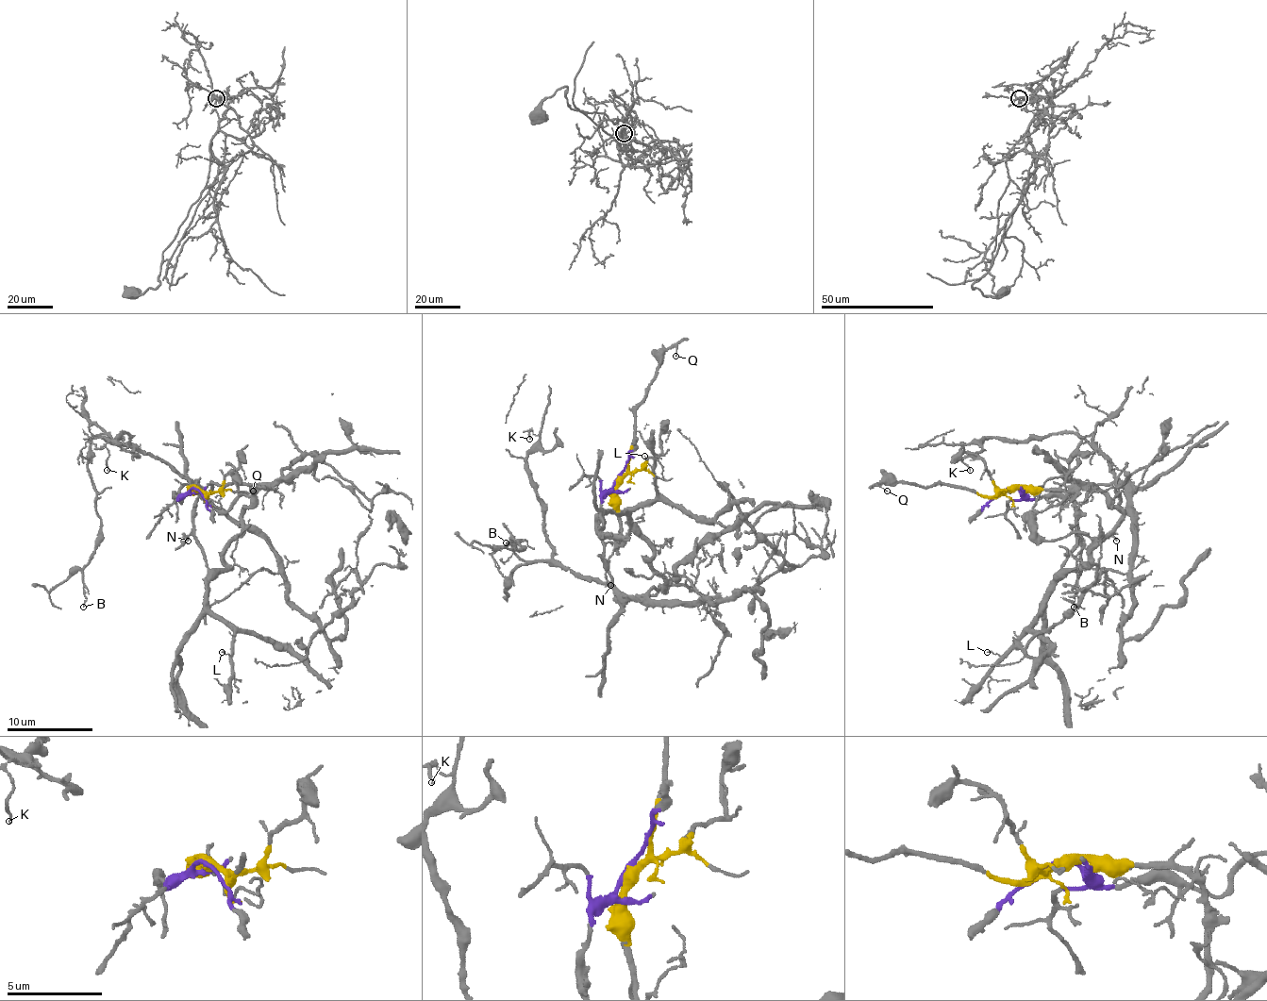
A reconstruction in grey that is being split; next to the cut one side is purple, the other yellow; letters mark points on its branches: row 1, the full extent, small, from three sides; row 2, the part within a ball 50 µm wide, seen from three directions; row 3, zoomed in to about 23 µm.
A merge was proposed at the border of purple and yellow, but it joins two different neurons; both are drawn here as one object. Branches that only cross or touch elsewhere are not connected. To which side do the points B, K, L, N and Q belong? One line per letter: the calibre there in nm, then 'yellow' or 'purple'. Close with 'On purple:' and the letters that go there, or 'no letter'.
B: calibre 100 nm; purple
K: calibre 120 nm; purple
L: calibre 110 nm; yellow
N: calibre 110 nm; yellow
Q: calibre 100 nm; yellow
On purple: B, K

